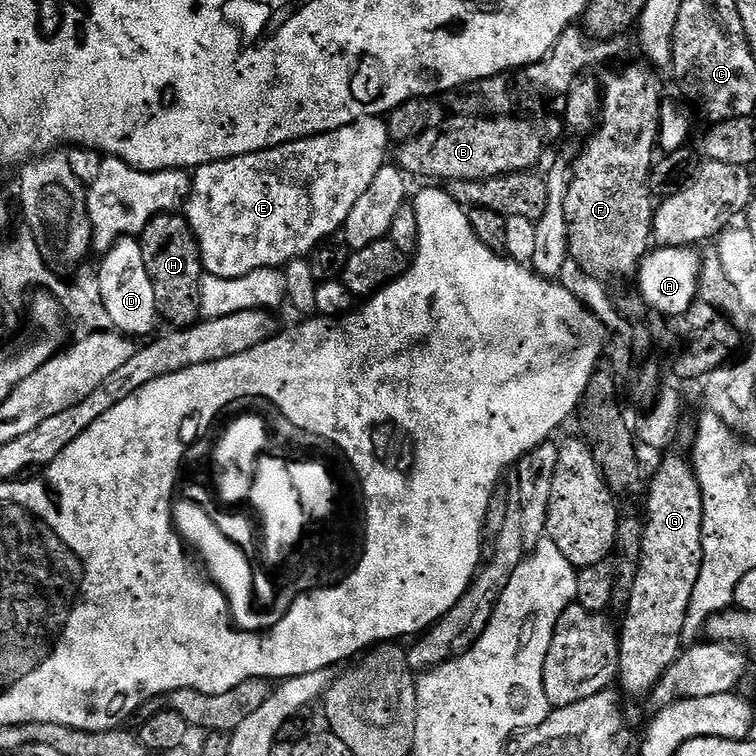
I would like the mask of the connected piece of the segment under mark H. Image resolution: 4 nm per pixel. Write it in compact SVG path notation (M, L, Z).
M162 212L149 222L138 239L142 262L146 262L146 274L150 274L150 286L154 286L159 319L176 330L192 327L201 319L200 279L206 275L192 227L183 215Z

